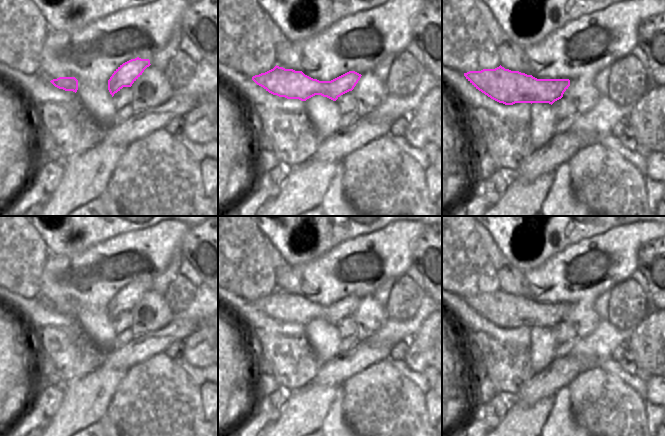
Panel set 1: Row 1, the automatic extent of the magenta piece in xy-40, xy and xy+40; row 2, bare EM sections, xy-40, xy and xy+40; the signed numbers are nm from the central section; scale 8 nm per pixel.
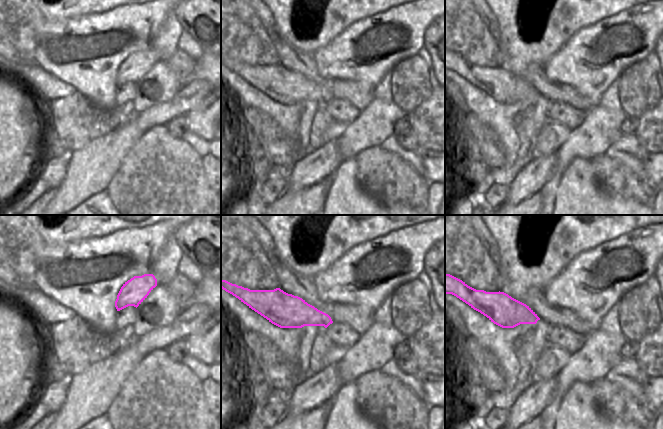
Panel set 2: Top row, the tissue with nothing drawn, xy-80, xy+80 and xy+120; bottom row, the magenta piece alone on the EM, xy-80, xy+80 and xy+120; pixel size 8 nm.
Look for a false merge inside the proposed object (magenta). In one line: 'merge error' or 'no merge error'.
no merge error

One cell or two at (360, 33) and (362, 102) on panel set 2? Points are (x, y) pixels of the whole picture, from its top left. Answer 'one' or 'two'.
two

